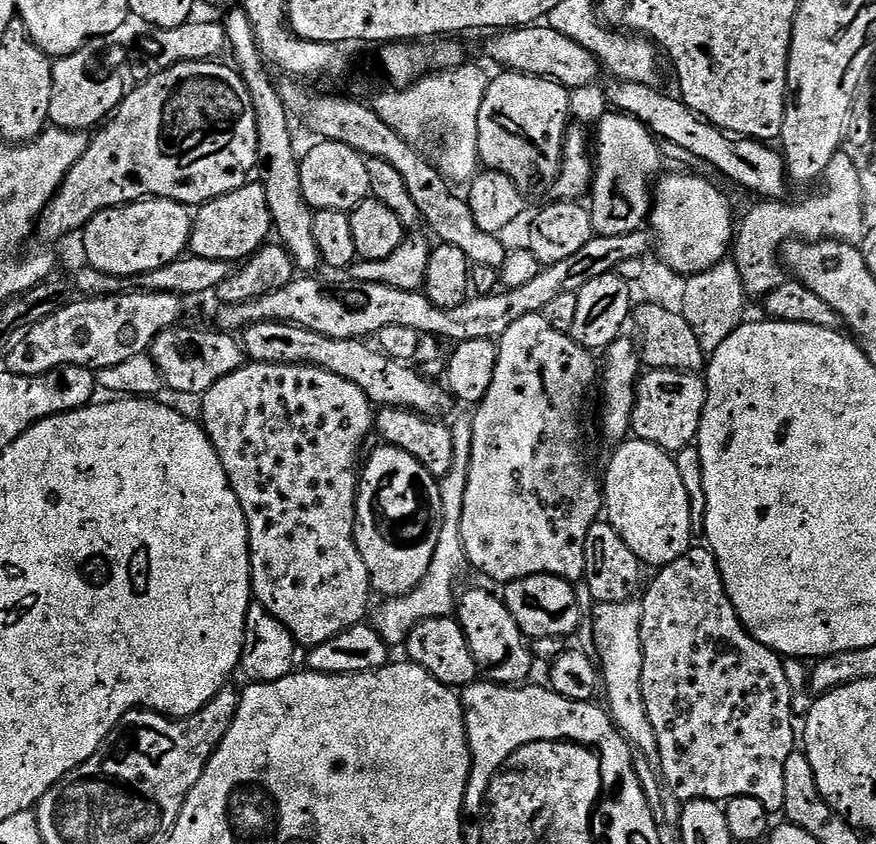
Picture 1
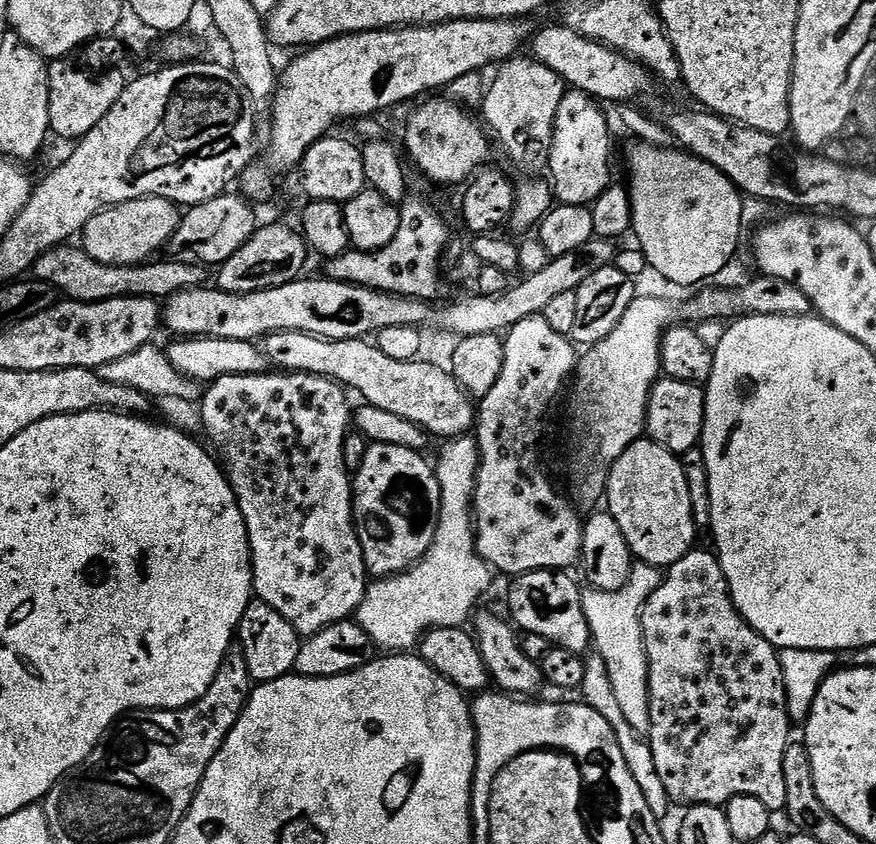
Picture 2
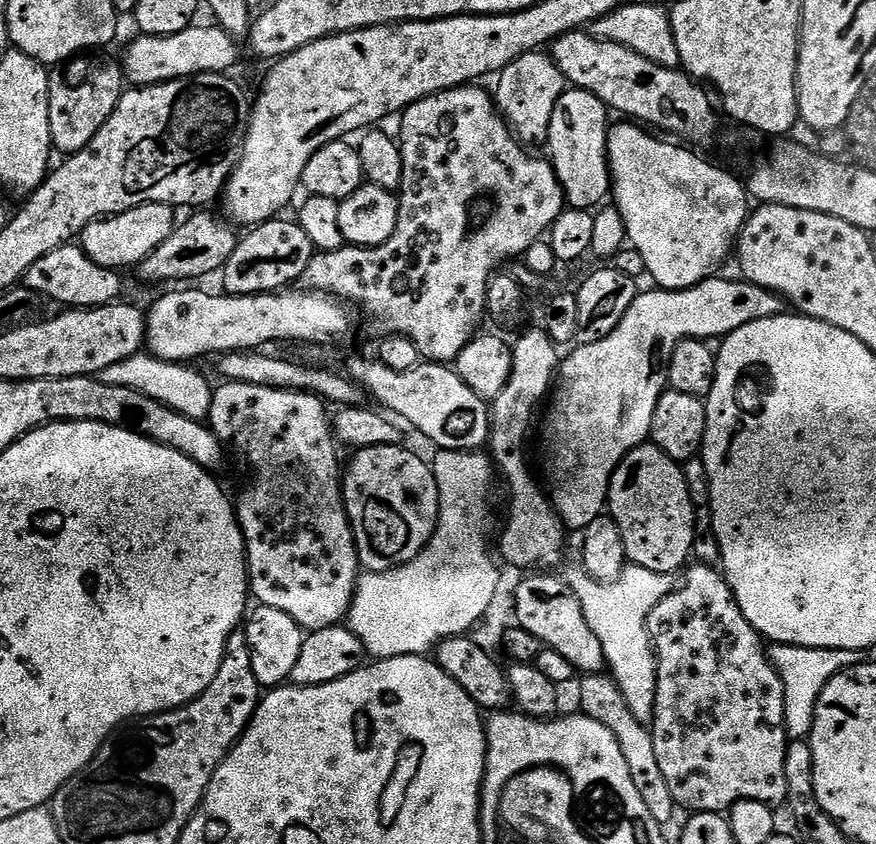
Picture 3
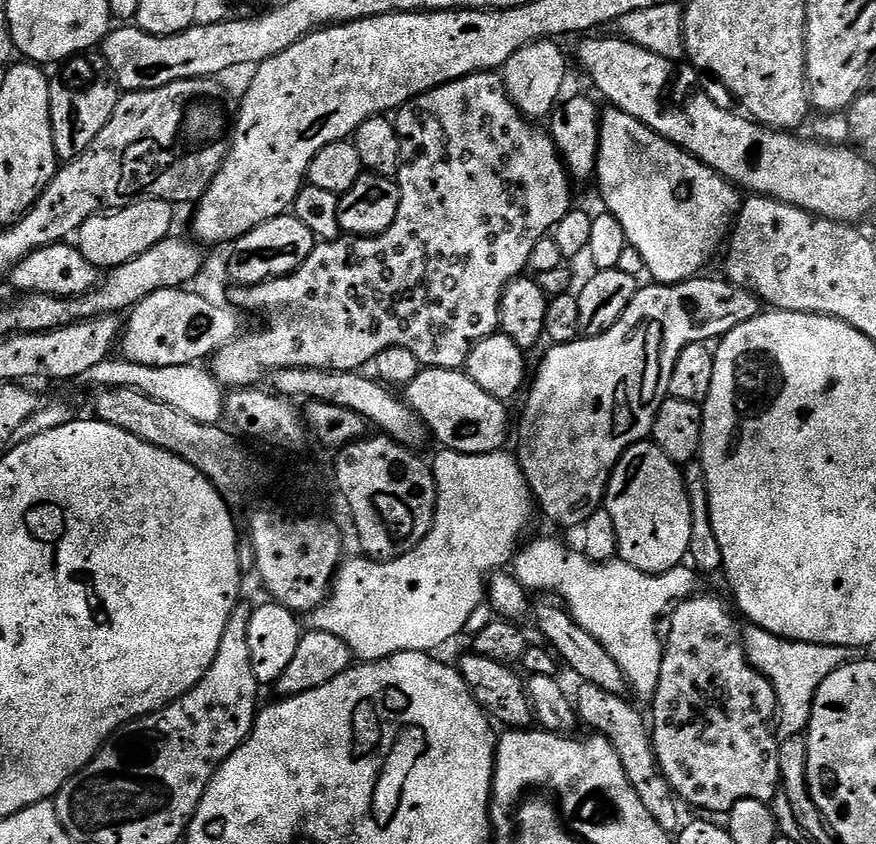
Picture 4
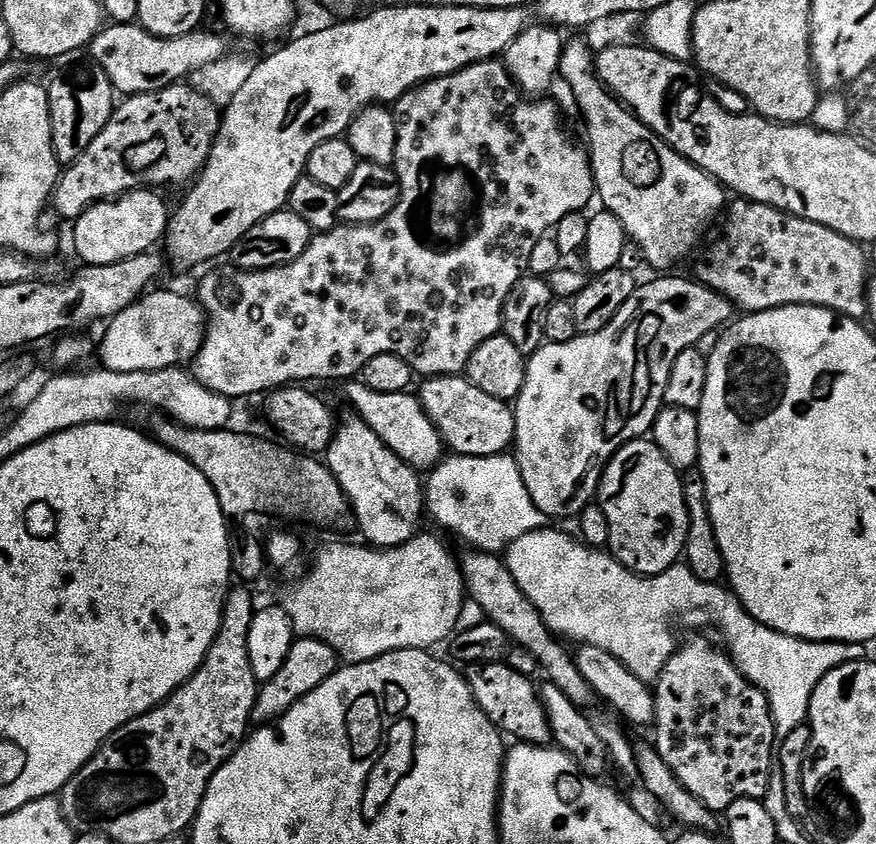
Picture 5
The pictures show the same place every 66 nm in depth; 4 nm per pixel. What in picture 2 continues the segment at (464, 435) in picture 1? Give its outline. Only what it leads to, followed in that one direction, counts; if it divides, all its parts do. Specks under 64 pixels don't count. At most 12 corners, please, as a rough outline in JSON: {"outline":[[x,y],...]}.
{"outline":[[480,446],[435,461],[440,521],[416,564],[369,583],[354,613],[404,654],[459,628],[493,569],[476,552]]}

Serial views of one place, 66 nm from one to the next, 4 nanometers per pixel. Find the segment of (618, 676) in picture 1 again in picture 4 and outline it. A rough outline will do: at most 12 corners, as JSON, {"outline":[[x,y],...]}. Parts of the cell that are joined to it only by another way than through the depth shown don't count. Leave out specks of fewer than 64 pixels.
{"outline":[[526,544],[517,582],[553,592],[606,646],[631,691],[658,690],[664,611],[697,591],[688,566],[657,574]]}

